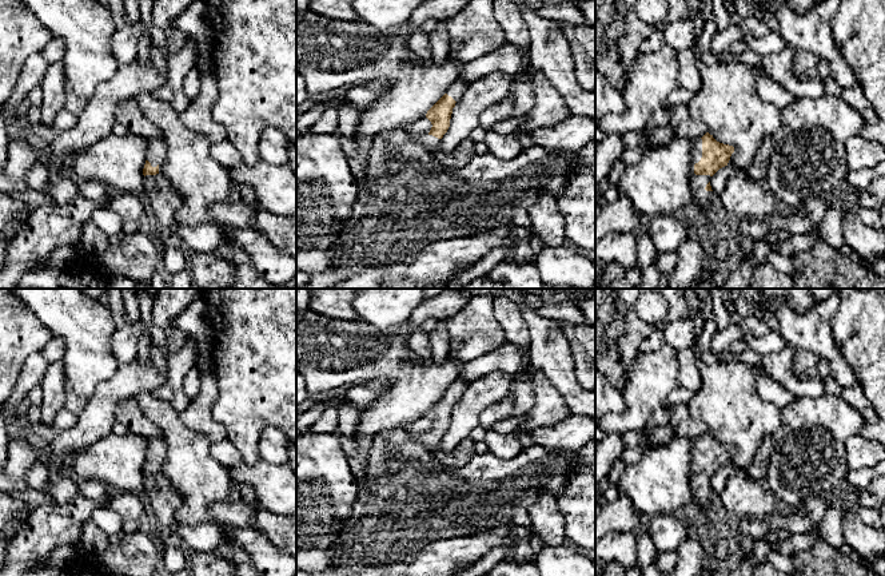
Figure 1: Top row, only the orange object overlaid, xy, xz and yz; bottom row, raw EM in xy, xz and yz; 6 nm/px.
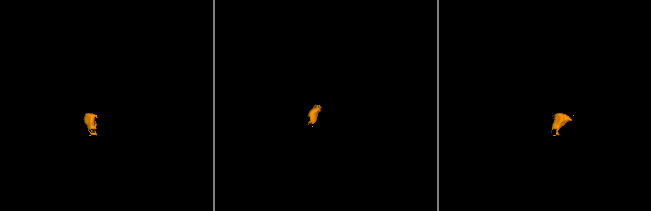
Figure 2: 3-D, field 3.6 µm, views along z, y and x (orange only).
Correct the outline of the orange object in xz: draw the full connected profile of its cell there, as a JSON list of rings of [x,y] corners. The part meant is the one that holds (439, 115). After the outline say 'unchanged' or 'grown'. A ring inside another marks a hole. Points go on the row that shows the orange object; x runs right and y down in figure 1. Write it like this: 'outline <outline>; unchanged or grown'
outline [[[457,78],[446,94],[418,120],[403,127],[414,140],[416,140],[427,152],[435,152],[440,148],[440,139],[450,127],[450,119],[455,103],[462,98],[467,83]]]; grown

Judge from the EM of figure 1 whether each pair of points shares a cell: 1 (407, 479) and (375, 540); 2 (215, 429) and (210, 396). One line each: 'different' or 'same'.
1: same
2: same

